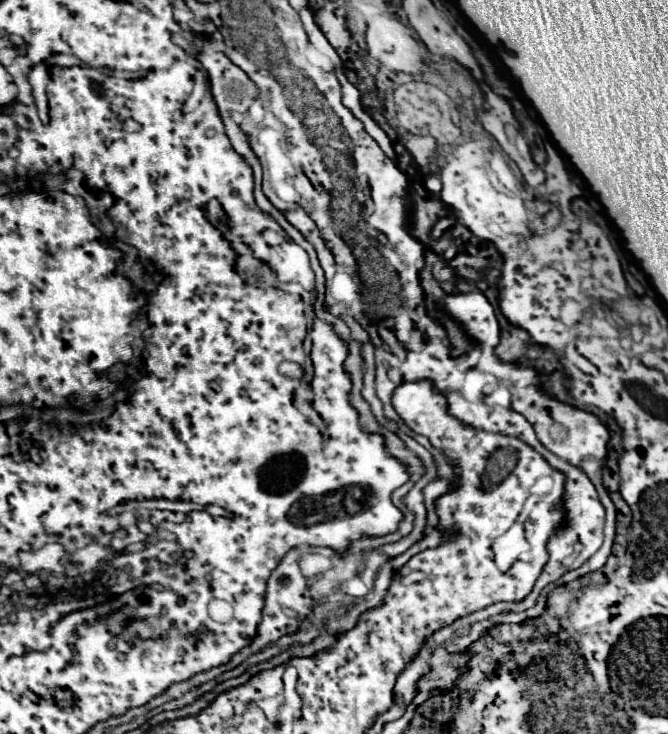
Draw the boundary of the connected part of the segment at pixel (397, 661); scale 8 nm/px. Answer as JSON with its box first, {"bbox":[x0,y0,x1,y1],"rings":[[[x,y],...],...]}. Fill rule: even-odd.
{"bbox":[291,379,567,709],"rings":[[[431,379],[399,385],[393,393],[393,407],[415,433],[429,437],[431,445],[443,449],[447,459],[457,465],[461,489],[453,495],[443,495],[437,501],[439,527],[457,527],[457,533],[451,543],[417,553],[405,567],[399,569],[387,591],[385,603],[379,609],[363,613],[355,629],[339,635],[337,647],[331,649],[333,663],[331,657],[323,655],[291,661],[297,665],[299,685],[305,687],[305,693],[301,693],[301,697],[307,695],[307,699],[309,695],[321,691],[317,689],[317,683],[323,681],[327,673],[335,673],[331,667],[345,665],[345,661],[361,661],[361,665],[369,665],[369,669],[373,669],[373,677],[381,681],[381,701],[385,701],[385,709],[391,709],[397,677],[419,655],[423,643],[435,631],[493,603],[523,601],[531,593],[535,581],[549,561],[549,539],[567,527],[565,475],[551,467],[545,457],[541,457],[533,447],[517,437],[477,431],[457,417],[449,415],[449,401],[435,389],[435,383]],[[499,447],[513,447],[519,451],[517,471],[509,473],[507,479],[499,483],[491,483],[487,479],[487,463],[491,453]],[[533,487],[537,487],[537,501],[529,511],[527,501],[533,497]],[[521,519],[523,537],[529,543],[529,551],[517,555],[509,569],[501,571],[491,549],[493,541],[505,535],[511,525]]]}

